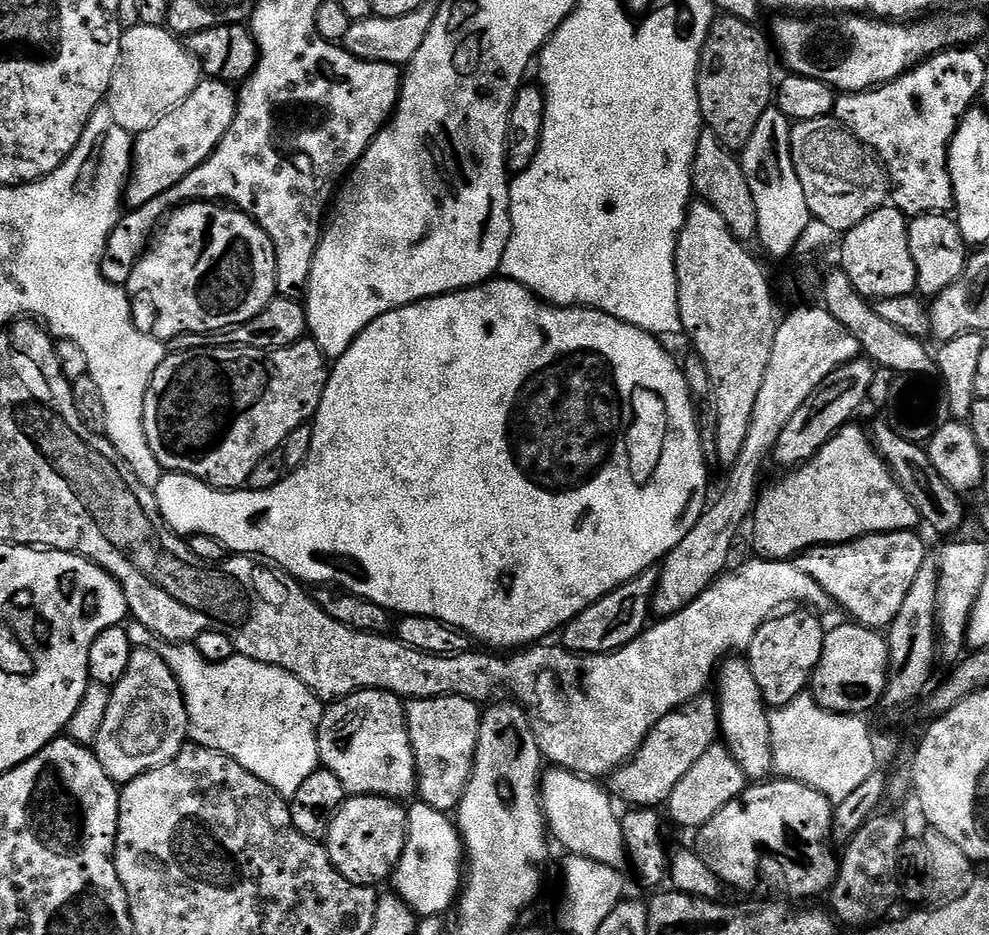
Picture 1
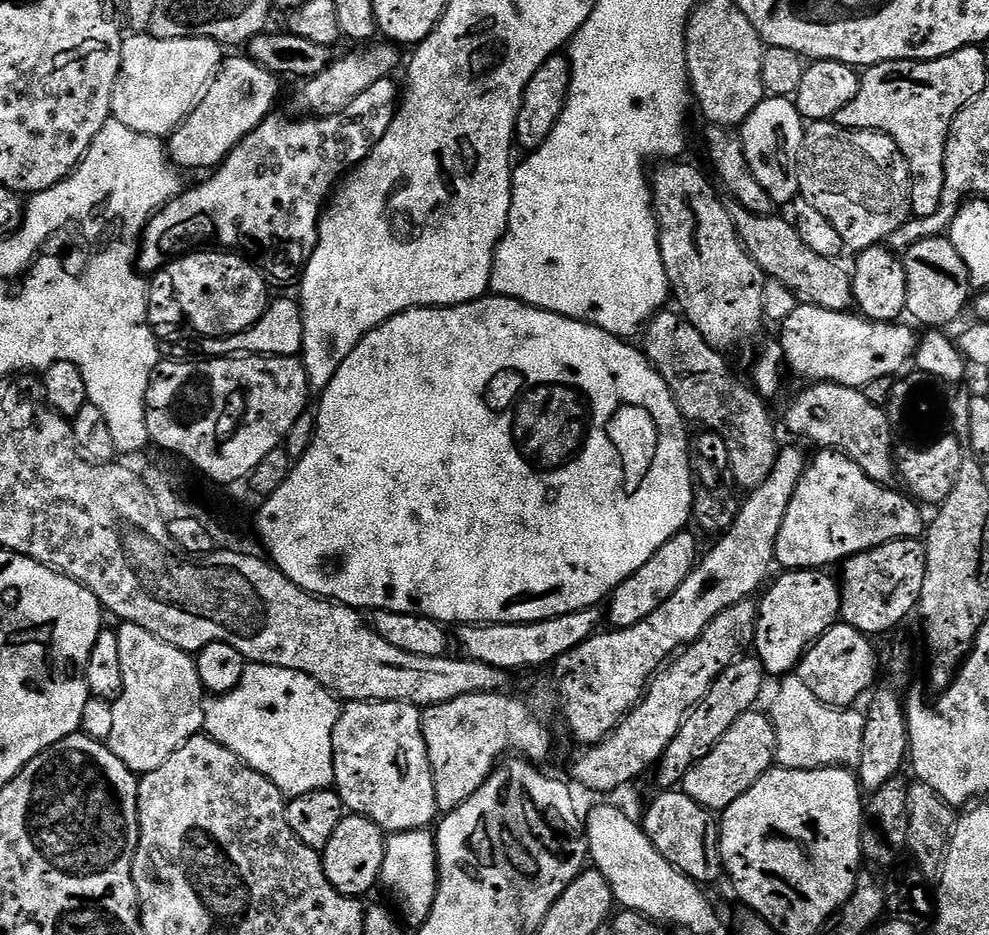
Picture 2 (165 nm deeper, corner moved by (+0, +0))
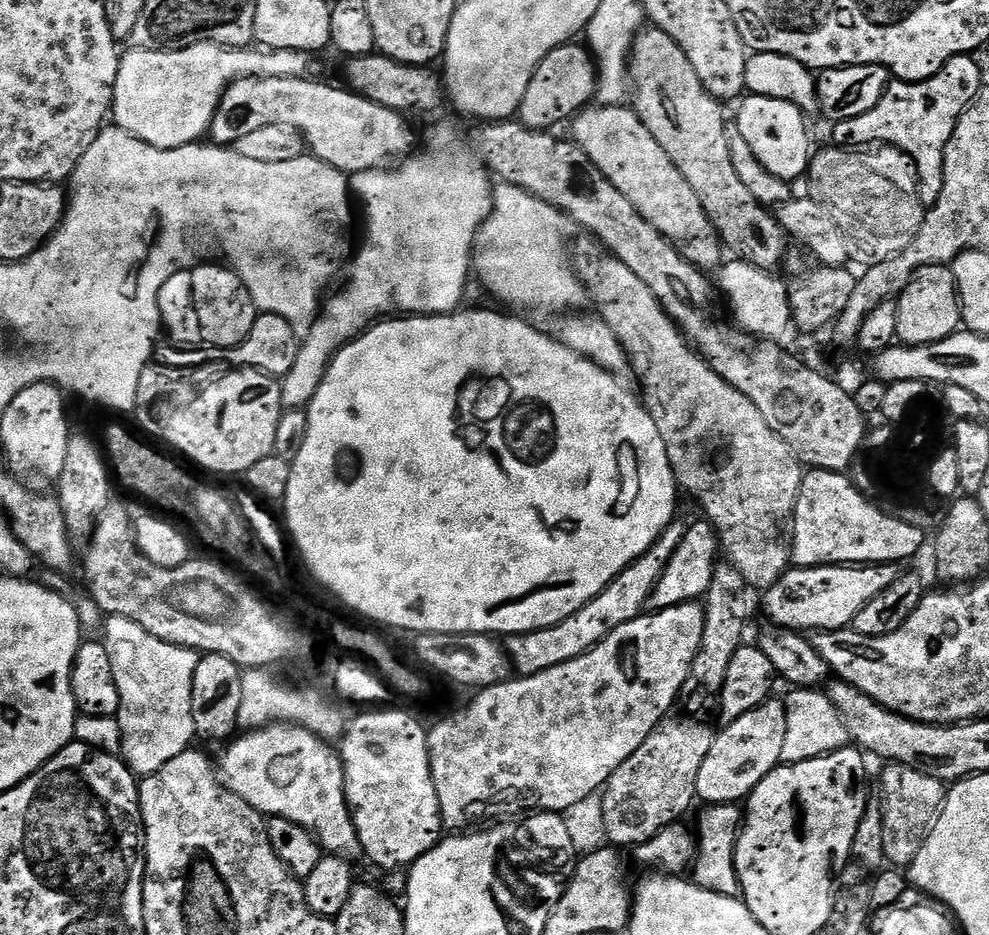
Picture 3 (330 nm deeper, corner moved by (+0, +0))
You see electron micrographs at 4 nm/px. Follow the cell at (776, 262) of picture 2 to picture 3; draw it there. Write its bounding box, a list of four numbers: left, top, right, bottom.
[628,27,789,270]

